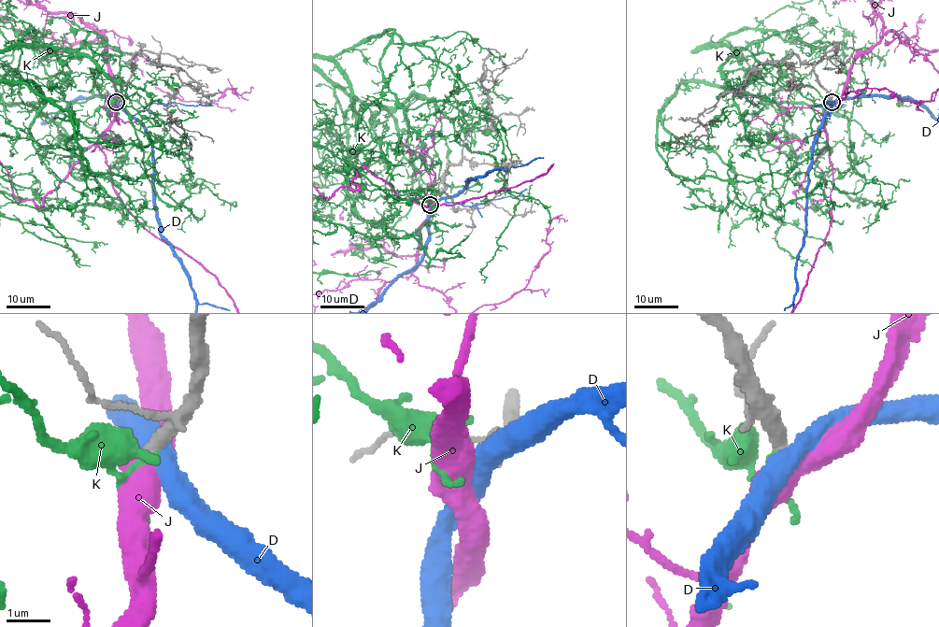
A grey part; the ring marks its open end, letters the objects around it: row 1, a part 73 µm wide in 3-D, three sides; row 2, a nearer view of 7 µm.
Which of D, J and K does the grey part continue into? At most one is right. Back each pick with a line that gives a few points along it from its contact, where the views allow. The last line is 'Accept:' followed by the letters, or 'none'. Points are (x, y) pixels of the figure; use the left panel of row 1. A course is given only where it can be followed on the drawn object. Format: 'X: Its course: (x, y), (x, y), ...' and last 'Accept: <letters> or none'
Accept: J

